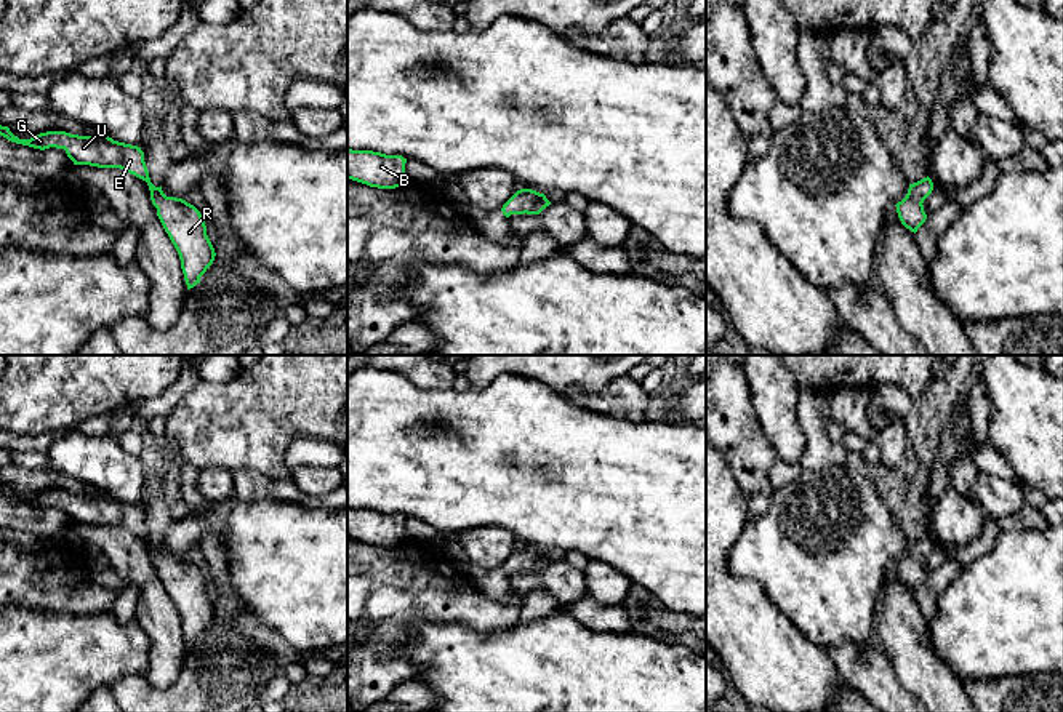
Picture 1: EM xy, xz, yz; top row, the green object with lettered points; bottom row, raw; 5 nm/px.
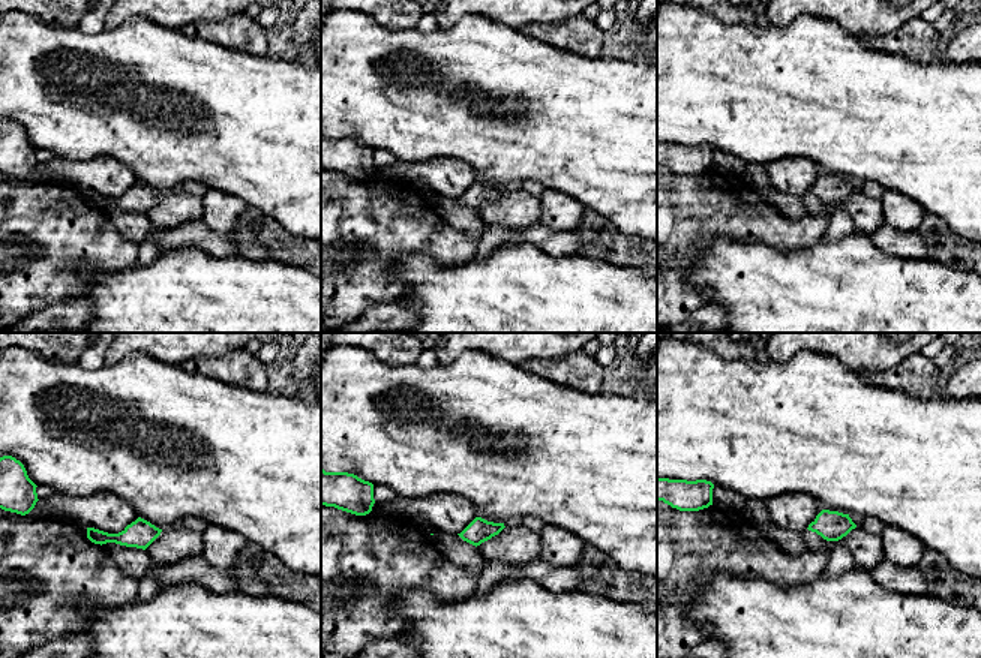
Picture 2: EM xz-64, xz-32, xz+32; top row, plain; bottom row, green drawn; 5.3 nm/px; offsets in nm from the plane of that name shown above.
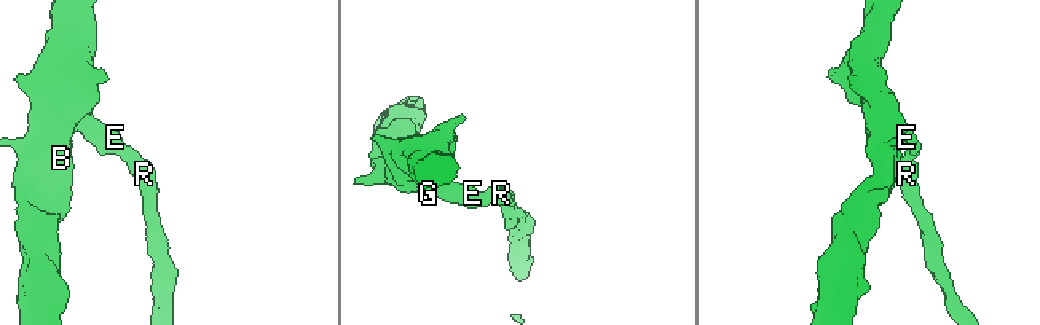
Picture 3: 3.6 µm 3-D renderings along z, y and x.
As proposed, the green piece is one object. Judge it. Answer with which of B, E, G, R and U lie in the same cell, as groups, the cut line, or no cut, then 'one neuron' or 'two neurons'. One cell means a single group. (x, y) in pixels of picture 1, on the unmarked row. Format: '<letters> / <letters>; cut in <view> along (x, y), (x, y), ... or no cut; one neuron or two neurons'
B E G R U; no cut; one neuron

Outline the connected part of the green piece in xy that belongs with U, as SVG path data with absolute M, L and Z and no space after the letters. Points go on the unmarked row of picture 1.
M0 483L0 494L34 507L64 507L74 523L120 526L147 541L157 574L174 603L187 648L200 642L200 635L215 619L215 606L207 594L200 570L183 557L166 555L150 541L144 510L138 504L114 499L104 491L78 494L66 490L46 490L30 498L19 498L8 485Z

